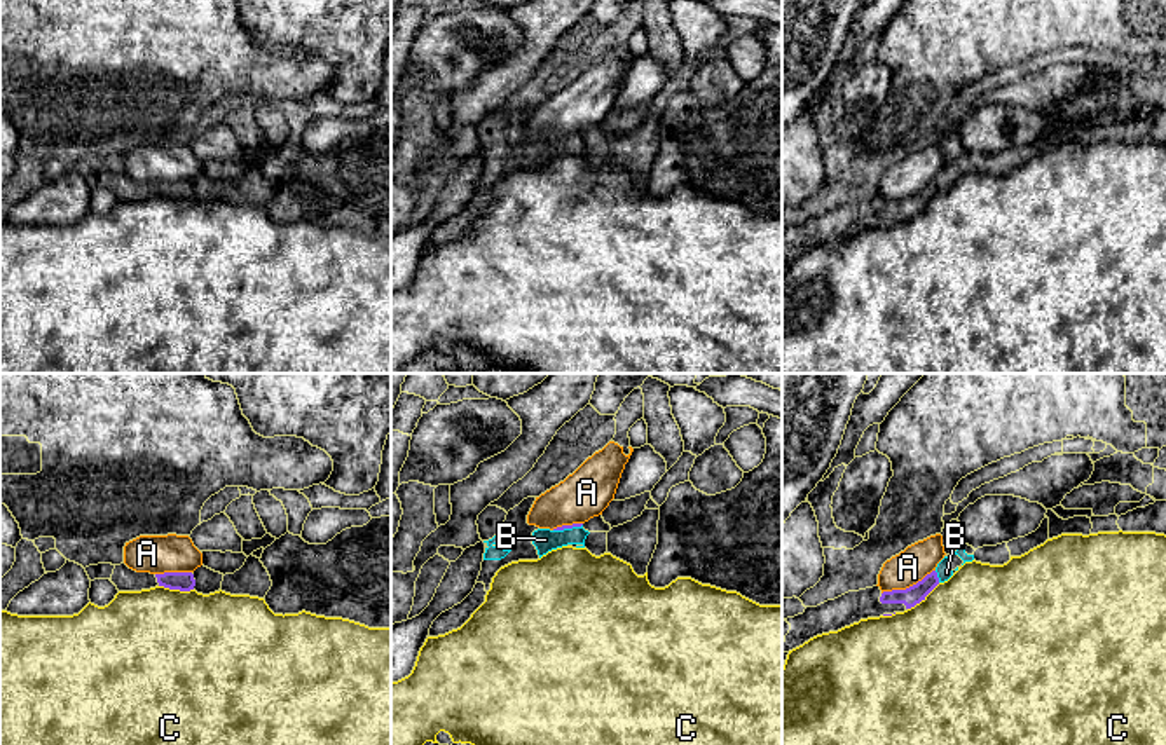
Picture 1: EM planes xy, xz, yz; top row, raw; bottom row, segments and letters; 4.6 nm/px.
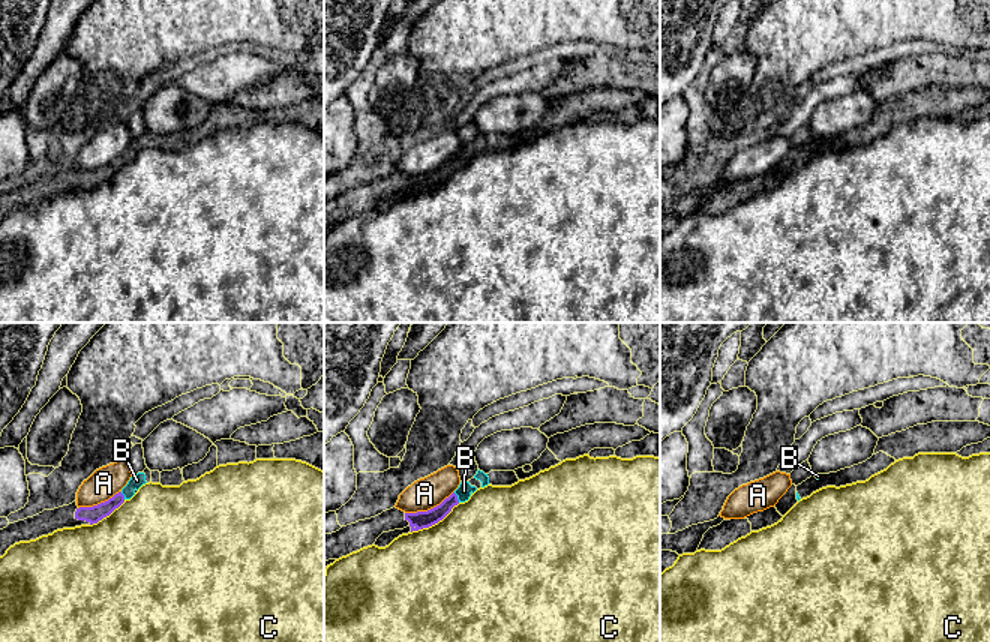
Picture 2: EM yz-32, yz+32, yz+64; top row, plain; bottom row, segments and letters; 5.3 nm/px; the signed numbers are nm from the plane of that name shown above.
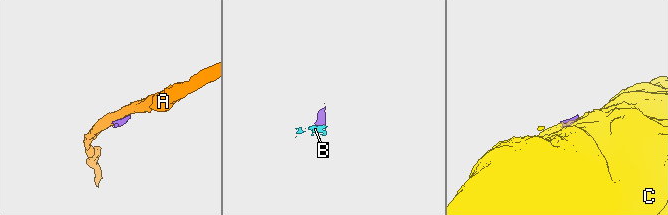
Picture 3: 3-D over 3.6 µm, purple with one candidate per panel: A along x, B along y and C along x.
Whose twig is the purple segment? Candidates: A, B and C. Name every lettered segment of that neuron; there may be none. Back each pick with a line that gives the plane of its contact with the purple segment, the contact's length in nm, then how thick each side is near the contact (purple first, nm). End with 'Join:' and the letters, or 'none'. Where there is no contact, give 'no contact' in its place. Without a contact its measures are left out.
B: yz | 60 nm | 90/70 nm
Join: B

